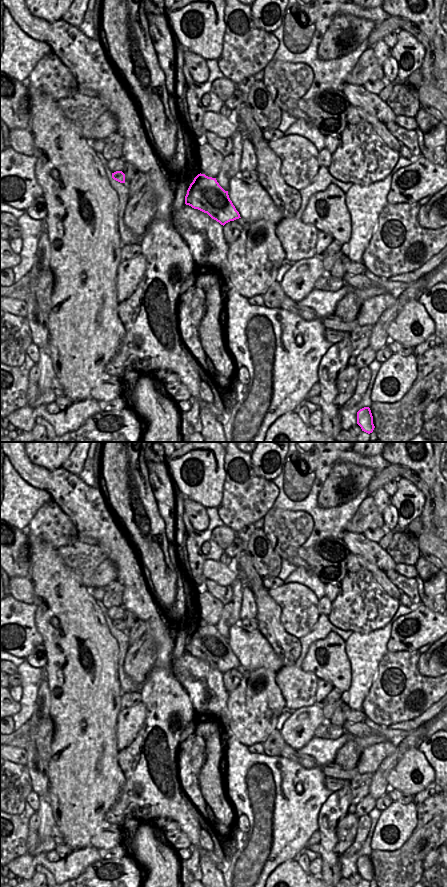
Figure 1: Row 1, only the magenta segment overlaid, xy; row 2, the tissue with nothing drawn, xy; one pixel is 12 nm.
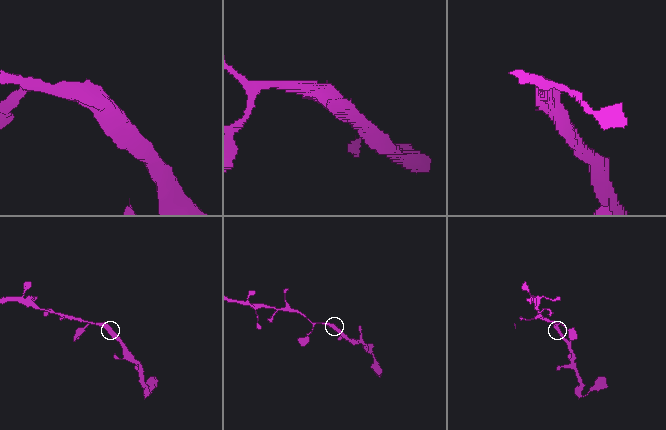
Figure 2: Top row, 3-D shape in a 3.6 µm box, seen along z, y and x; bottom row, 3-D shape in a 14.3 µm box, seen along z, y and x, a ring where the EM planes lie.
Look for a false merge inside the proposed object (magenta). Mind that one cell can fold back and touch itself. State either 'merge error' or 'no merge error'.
no merge error

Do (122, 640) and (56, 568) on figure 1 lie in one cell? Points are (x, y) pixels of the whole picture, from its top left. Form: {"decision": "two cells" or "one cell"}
{"decision": "two cells"}

